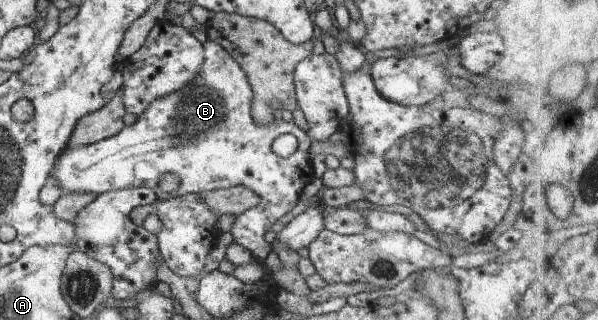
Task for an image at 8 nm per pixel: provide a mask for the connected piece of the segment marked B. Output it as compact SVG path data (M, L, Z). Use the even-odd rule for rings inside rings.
M209 39L203 43L204 56L202 68L196 74L196 78L185 86L154 100L148 110L138 117L135 124L125 126L118 134L106 140L92 145L83 145L80 148L72 148L63 152L56 163L51 175L56 178L56 184L60 186L60 192L67 194L92 194L102 195L109 191L119 189L150 188L158 196L158 200L170 200L189 193L202 194L206 191L228 189L242 185L260 196L261 202L254 208L246 210L237 216L232 224L230 234L234 237L234 243L250 251L253 259L264 262L273 251L272 245L265 242L265 233L269 232L277 220L288 213L298 202L302 190L315 178L311 170L308 150L311 140L306 132L296 126L294 120L286 122L282 118L275 117L270 124L257 124L251 114L253 103L253 91L246 72L232 59L231 52L216 42ZM278 134L294 134L300 142L299 150L288 159L281 159L274 155L271 146ZM167 174L174 174L180 180L180 188L160 194L160 180Z

